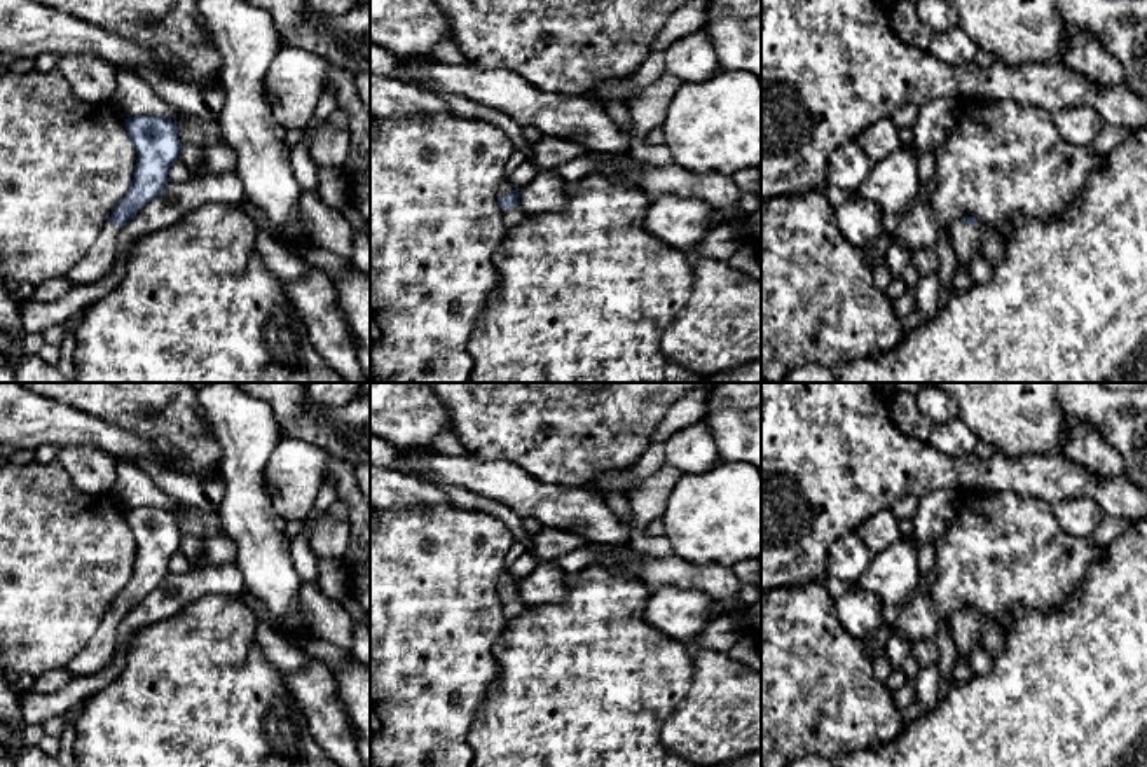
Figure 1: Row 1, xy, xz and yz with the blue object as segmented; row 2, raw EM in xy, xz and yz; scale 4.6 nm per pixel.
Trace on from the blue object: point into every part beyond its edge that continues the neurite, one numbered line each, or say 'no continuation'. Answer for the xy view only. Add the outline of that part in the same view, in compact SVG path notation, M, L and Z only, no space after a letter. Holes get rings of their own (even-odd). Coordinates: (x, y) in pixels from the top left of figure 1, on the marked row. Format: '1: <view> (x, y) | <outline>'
1: xy (98, 261) | M106 222L86 257L65 274L73 285L101 280L112 269L119 250L120 227Z

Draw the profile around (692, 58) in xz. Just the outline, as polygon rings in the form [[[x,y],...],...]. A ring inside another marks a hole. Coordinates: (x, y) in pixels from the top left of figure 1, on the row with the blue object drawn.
[[[705,31],[690,33],[665,49],[663,73],[684,82],[705,82],[723,72],[718,52]]]

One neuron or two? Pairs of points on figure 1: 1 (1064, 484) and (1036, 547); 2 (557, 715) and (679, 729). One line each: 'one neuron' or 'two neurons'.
1: two neurons
2: two neurons

